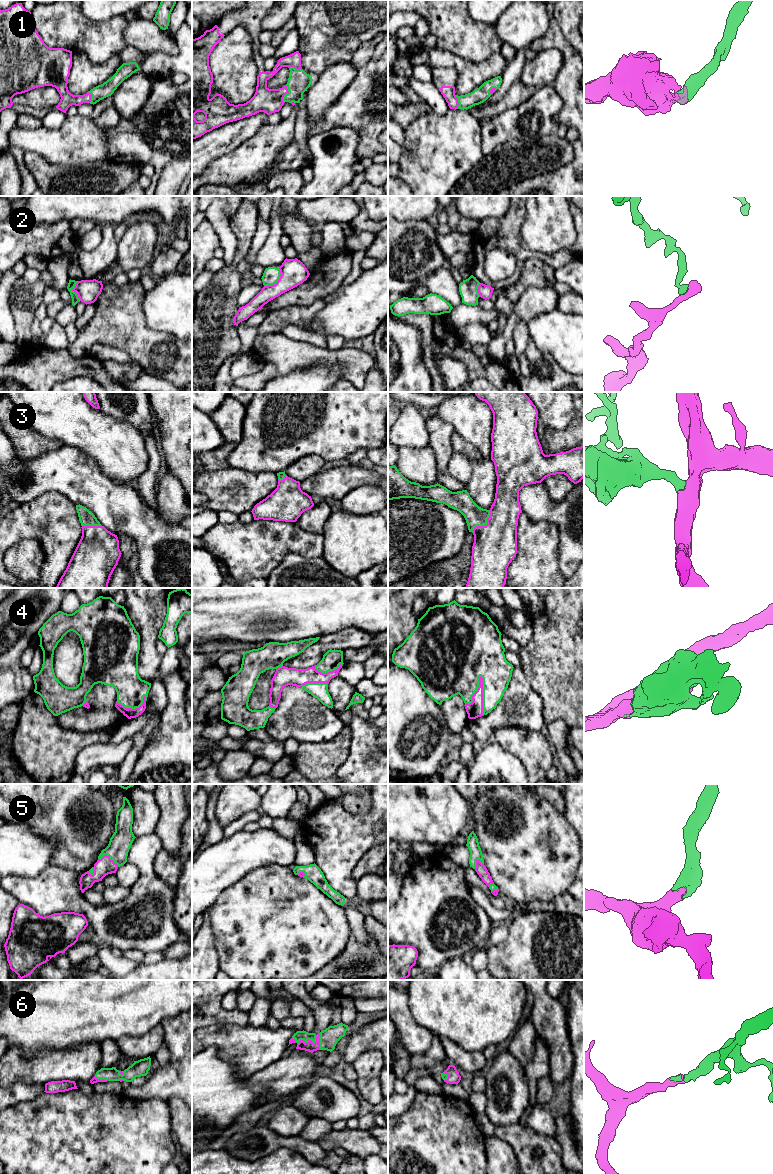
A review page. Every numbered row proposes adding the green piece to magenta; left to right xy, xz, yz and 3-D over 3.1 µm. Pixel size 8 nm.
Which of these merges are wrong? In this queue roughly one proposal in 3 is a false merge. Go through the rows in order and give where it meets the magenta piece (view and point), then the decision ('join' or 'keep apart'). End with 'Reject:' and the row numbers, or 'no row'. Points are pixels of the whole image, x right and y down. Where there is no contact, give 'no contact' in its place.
1: contact xz (286, 93); join
2: contact xz (277, 281); keep apart
3: contact yz (486, 525); join
4: contact yz (482, 695); join
5: contact xy (108, 856); join
6: contact xz (303, 1041); join
Reject: 2

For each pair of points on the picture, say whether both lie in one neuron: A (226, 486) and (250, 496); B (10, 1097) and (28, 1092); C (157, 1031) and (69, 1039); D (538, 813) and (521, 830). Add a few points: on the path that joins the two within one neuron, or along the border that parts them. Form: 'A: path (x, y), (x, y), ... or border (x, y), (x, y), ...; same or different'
A: path (232, 489), (244, 490); same
B: path (14, 1094), (24, 1092); same
C: border (159, 1024), (142, 1034), (123, 1036); different
D: path (534, 817), (525, 826); same

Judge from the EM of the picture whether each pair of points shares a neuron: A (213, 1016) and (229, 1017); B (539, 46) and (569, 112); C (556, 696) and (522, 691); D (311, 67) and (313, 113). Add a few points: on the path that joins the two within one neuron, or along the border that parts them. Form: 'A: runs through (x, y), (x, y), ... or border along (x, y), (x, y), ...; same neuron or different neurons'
A: runs through (217, 1016), (225, 1017); same neuron
B: runs through (561, 46), (570, 55), (570, 90); same neuron
C: border along (524, 673), (530, 686), (542, 700), (543, 716); different neurons
D: border along (333, 64), (330, 64), (314, 78); different neurons

